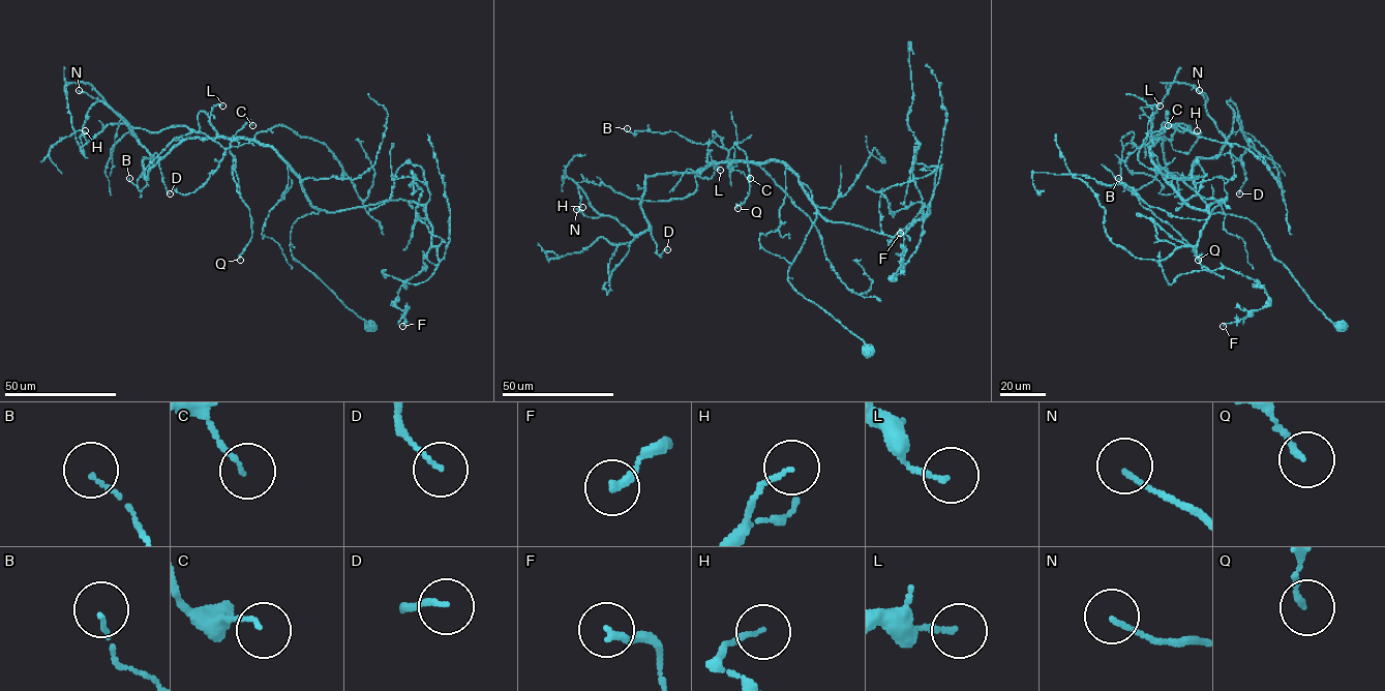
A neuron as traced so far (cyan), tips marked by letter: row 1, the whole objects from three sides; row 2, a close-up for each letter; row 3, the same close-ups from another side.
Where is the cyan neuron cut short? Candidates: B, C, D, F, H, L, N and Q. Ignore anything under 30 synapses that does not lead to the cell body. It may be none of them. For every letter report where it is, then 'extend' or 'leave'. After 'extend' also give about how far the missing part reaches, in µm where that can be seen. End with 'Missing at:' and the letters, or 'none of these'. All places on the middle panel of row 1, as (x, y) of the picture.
B: place (627, 128); leave
C: place (750, 178); leave
D: place (667, 249); leave
F: place (900, 233); leave
H: place (582, 207); leave
L: place (720, 170); leave
N: place (576, 209); leave
Q: place (738, 208); leave
Missing at: none of these

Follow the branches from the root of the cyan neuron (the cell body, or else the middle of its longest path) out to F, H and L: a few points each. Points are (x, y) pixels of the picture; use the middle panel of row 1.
F: (867, 351), (794, 289), (788, 271), (817, 212), (899, 237), (928, 206), (916, 249), (894, 278), (900, 233)
H: (867, 351), (787, 279), (816, 206), (782, 162), (716, 163), (669, 201), (582, 181), (582, 207)
L: (867, 351), (787, 279), (816, 218), (799, 177), (774, 160), (708, 162), (709, 151), (720, 170)

